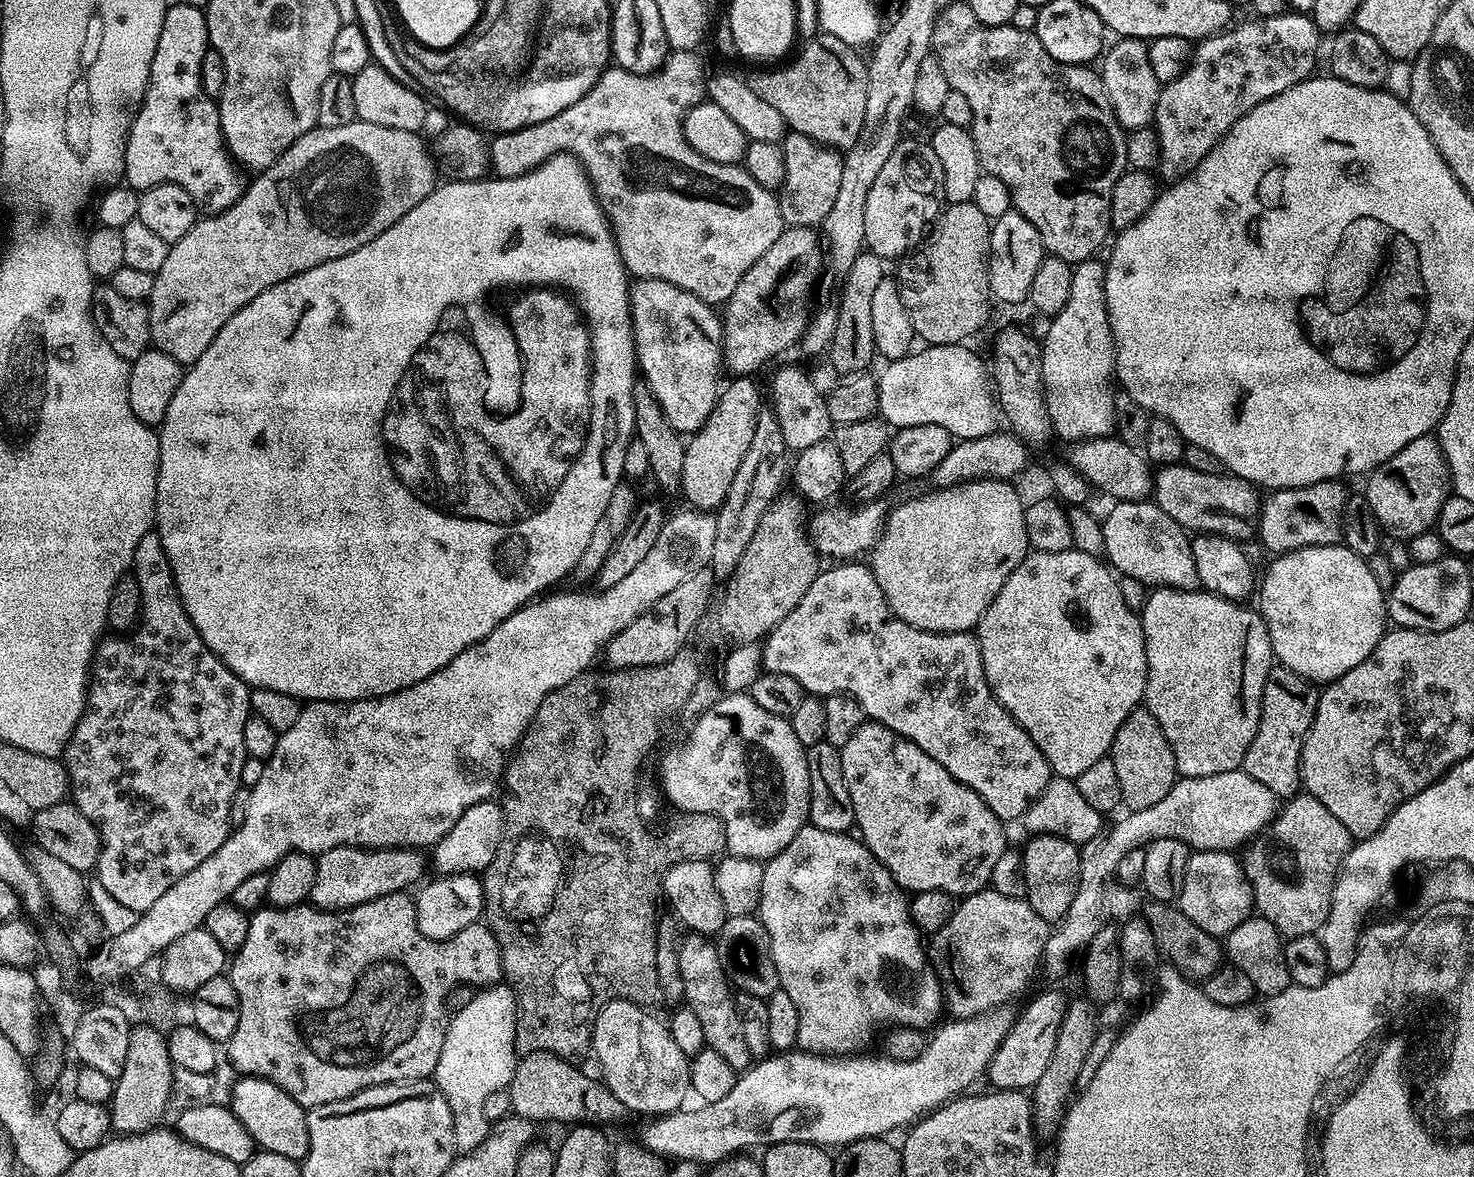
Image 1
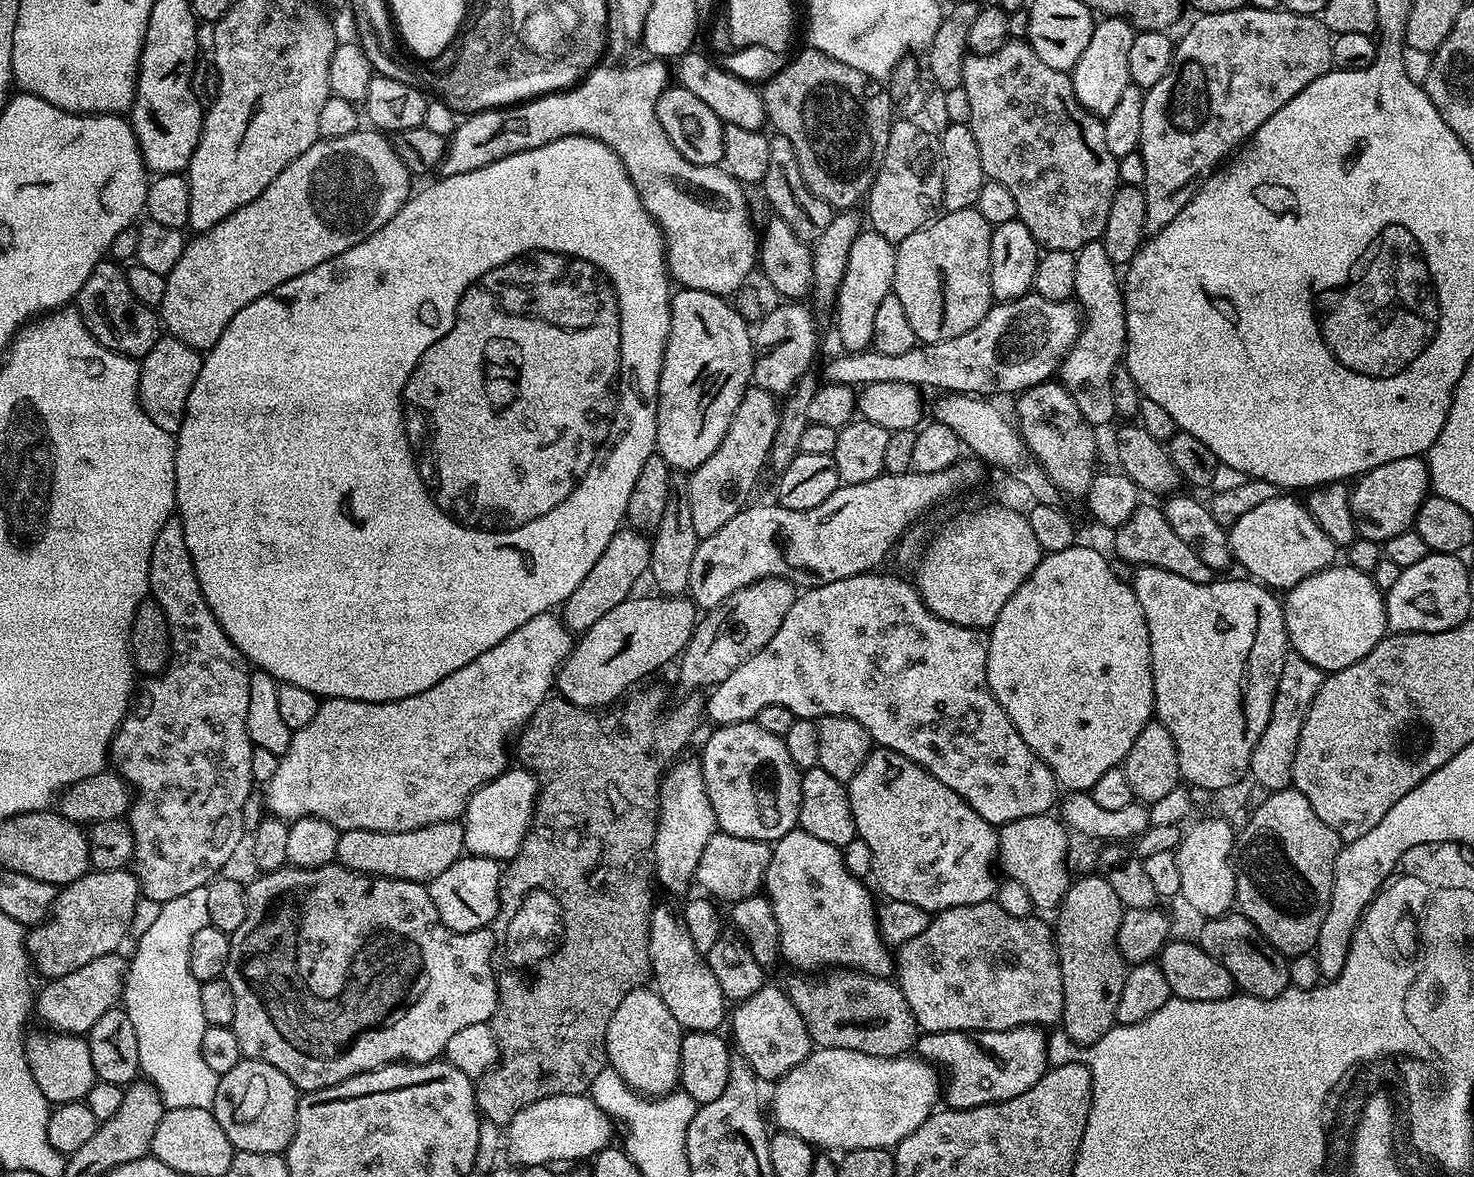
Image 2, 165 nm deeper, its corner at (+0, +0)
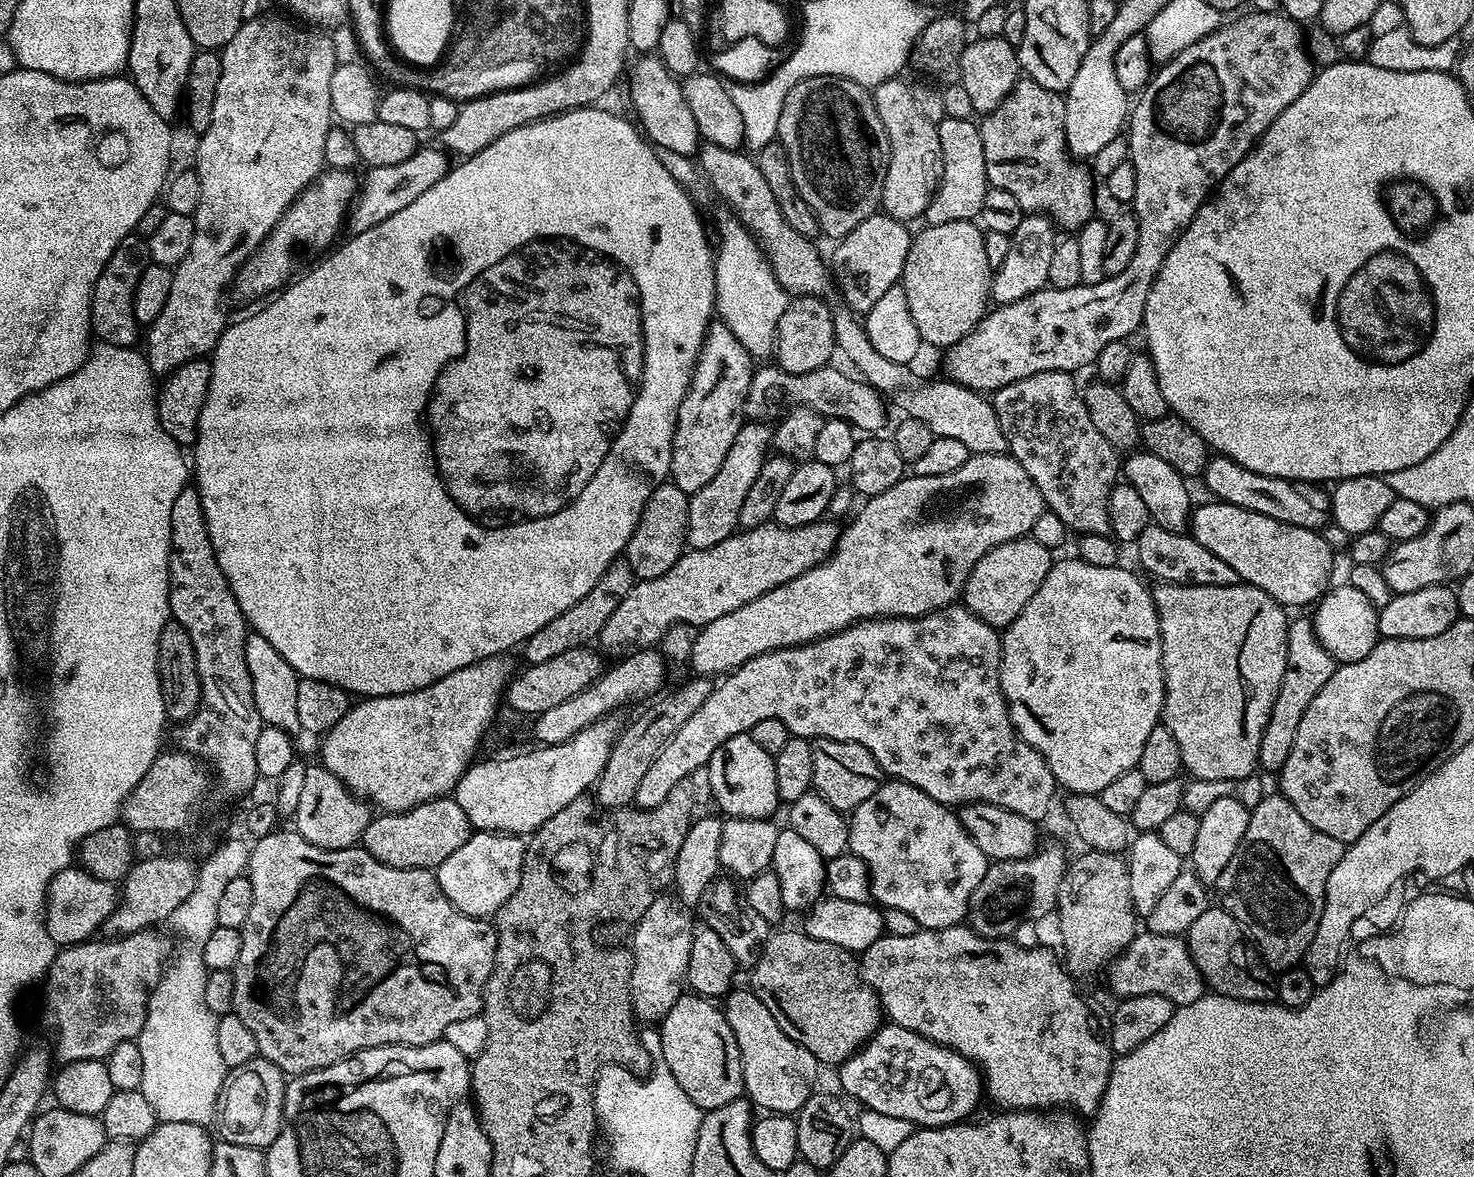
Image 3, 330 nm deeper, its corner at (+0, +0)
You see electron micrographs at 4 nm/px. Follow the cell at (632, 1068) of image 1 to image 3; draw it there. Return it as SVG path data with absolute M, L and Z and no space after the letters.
M662 894L650 902L650 910L635 921L636 929L632 932L632 1011L641 1021L648 1020L644 1022L663 1020L670 1006L686 992L694 923L688 917L689 909L679 899L669 896Z

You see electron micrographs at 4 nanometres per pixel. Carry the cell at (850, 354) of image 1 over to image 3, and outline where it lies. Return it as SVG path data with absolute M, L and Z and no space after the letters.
M877 214L858 222L850 234L843 236L830 256L830 272L838 295L853 312L867 314L886 290L897 287L906 266L906 254L912 245L909 225L893 216Z

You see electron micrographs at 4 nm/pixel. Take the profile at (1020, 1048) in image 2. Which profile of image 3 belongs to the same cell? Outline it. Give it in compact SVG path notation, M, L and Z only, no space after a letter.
M891 1022L881 1023L878 1031L861 1044L849 1060L839 1065L838 1072L845 1097L853 1096L865 1109L906 1119L913 1126L922 1128L941 1128L967 1121L971 1117L968 1115L979 1106L980 1096L982 1100L982 1073L972 1061L946 1046L914 1034L914 1030L906 1030Z

